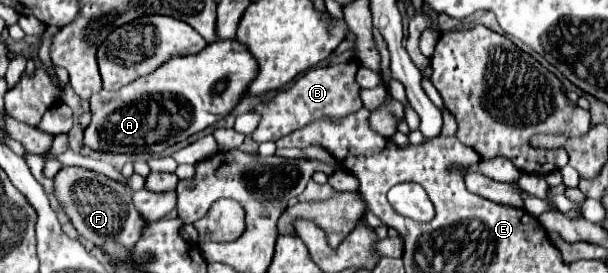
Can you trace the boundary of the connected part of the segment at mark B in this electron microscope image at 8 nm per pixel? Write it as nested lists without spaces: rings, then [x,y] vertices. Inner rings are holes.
[[[342,62],[336,66],[310,68],[308,72],[298,76],[290,88],[278,92],[276,98],[256,106],[256,112],[262,114],[262,120],[256,128],[256,142],[258,144],[266,142],[266,140],[276,142],[280,136],[286,136],[286,134],[306,126],[308,122],[312,122],[324,114],[340,118],[340,116],[346,116],[346,114],[360,110],[362,100],[358,96],[360,86],[354,80],[356,70],[358,70],[356,62]]]

